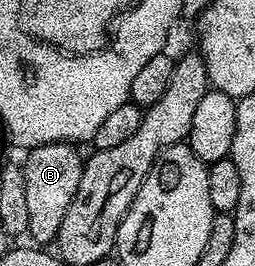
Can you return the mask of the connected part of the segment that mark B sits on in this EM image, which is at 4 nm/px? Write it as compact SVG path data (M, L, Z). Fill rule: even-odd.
M73 145L34 146L23 162L25 184L27 185L27 229L28 238L37 245L49 245L67 217L67 209L79 189L79 177L83 177L85 159Z

